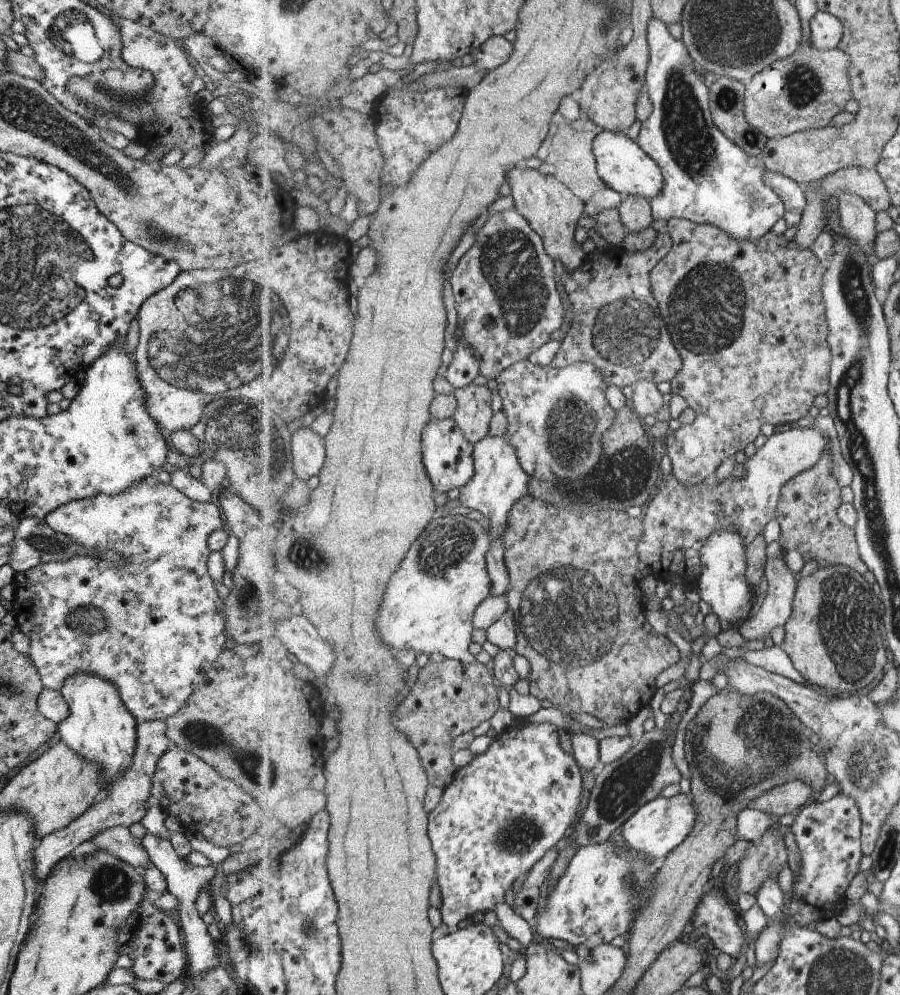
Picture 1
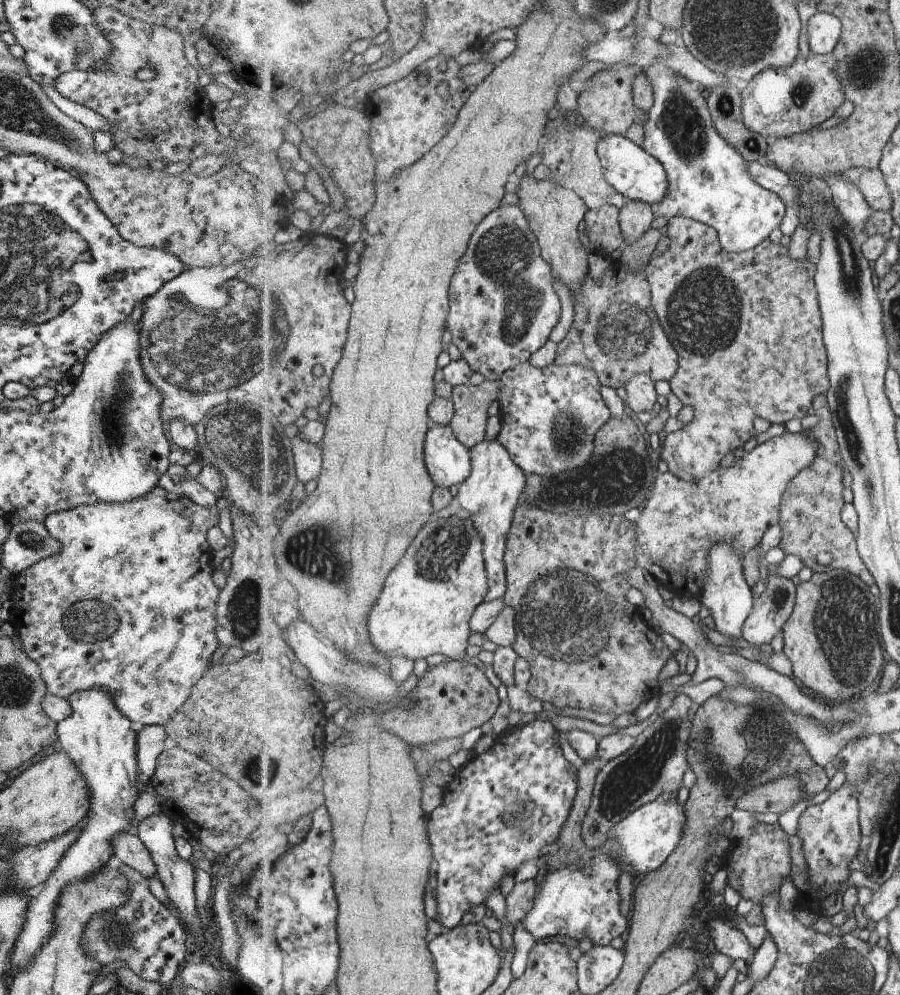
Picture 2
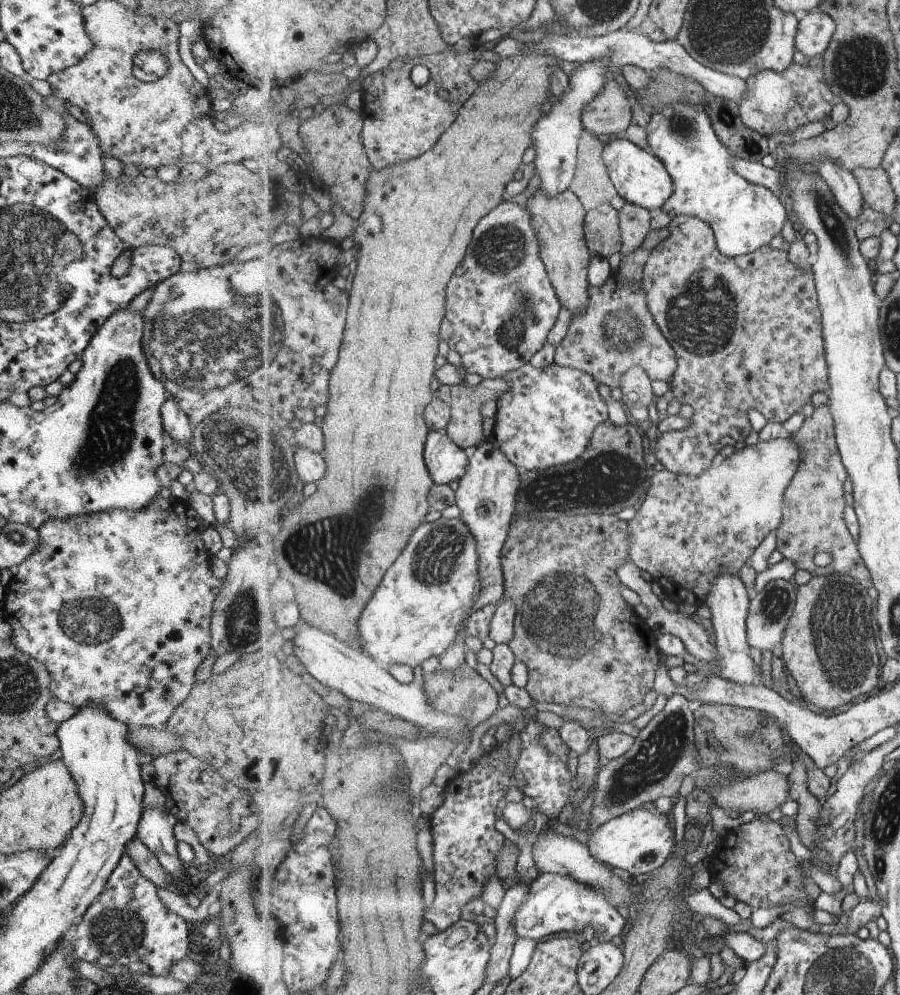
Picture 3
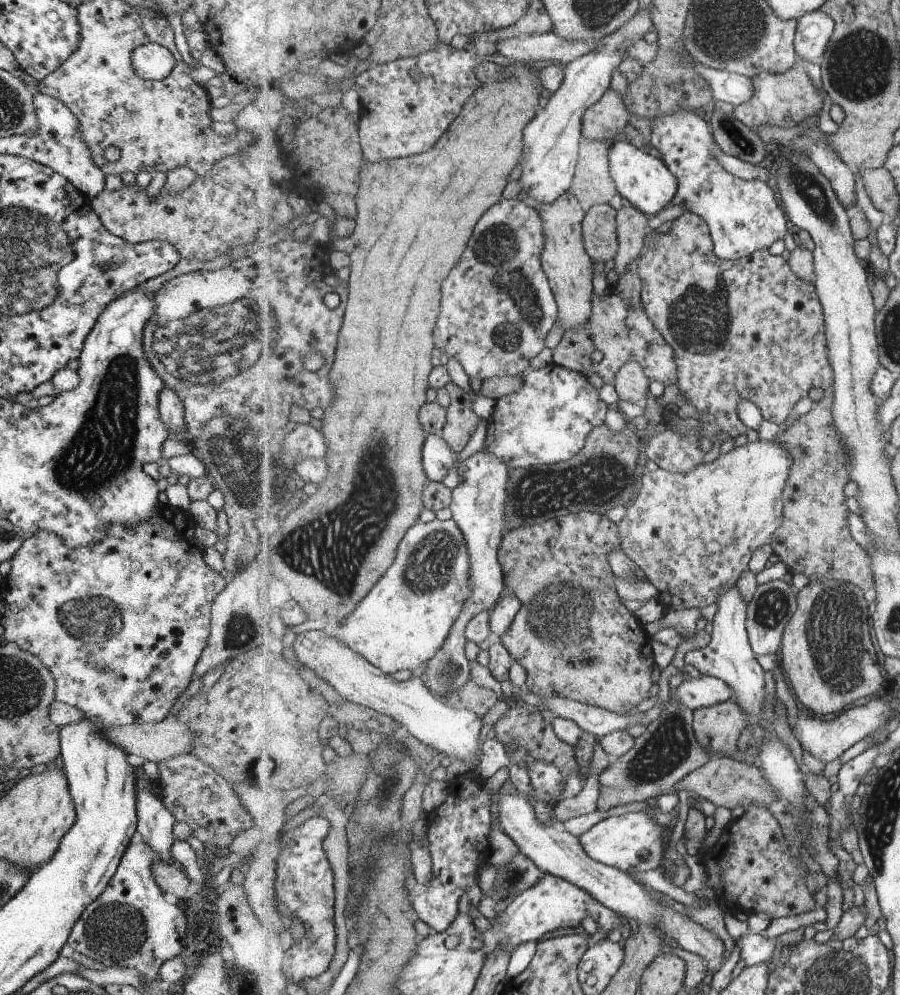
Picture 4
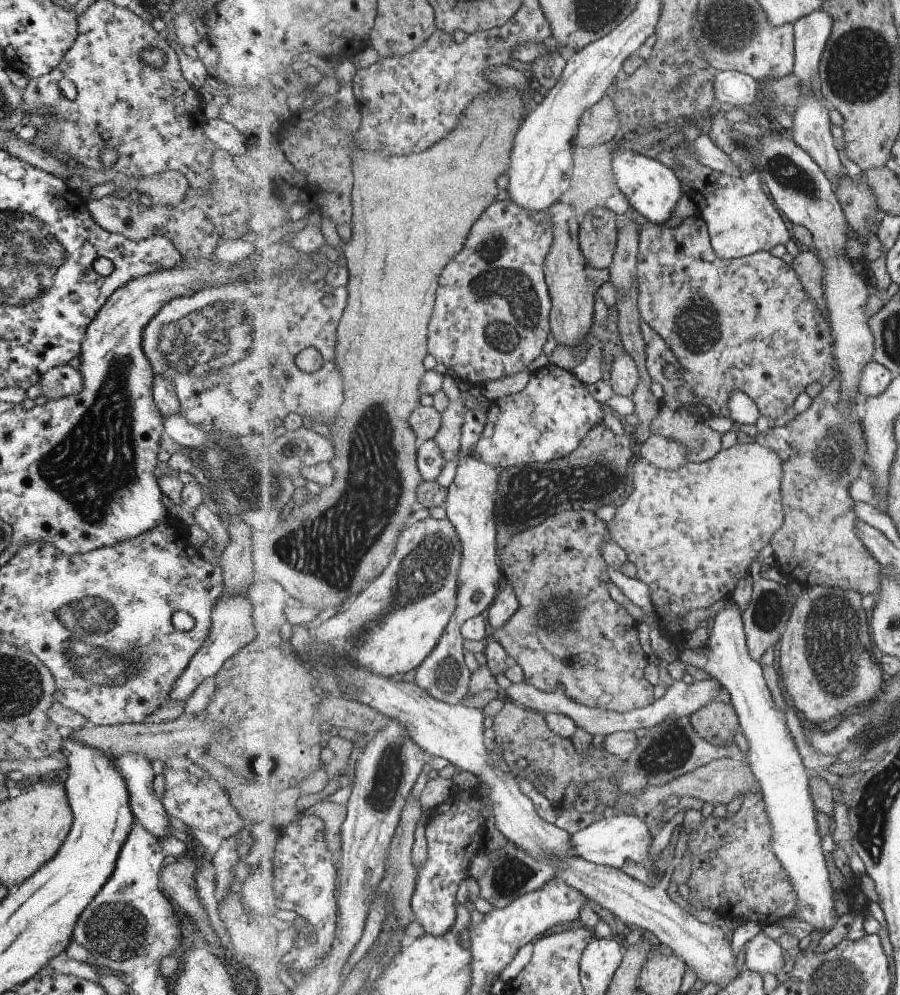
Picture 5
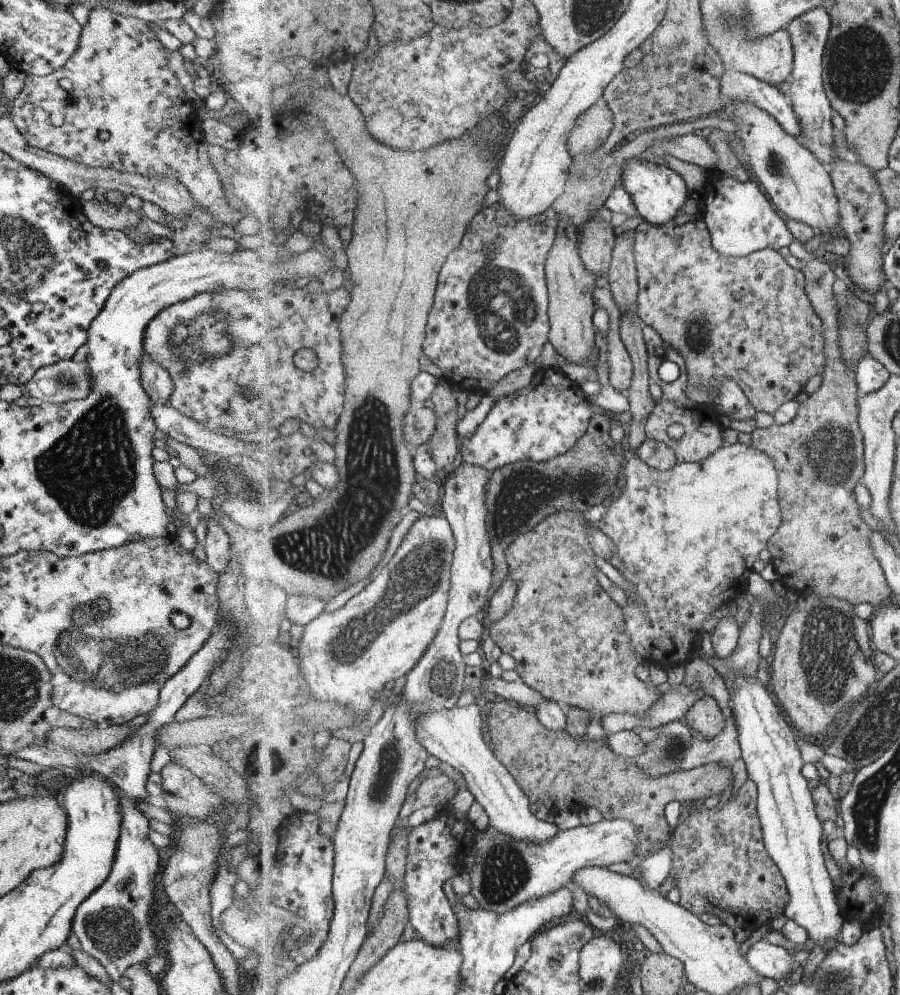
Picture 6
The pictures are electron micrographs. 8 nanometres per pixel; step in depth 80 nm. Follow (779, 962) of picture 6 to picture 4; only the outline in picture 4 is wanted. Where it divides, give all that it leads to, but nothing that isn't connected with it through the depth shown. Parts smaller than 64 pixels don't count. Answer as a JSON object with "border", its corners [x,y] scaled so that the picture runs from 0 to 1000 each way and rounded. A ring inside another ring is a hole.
{"border":[[[830,938],[820,944],[822,959],[830,972],[862,966],[866,953],[860,945],[843,938]]]}

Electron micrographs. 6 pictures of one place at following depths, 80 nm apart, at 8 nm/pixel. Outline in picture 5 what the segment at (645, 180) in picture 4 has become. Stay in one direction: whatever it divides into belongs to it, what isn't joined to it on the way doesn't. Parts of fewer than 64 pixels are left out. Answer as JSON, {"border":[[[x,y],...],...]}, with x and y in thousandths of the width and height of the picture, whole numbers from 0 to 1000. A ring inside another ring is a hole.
{"border":[[[682,147],[680,153],[680,173],[687,192],[690,192],[703,207],[711,218],[718,218],[728,226],[741,223],[760,195],[760,187],[757,178],[746,168],[734,165],[729,160],[721,159],[710,153],[694,151]]]}

